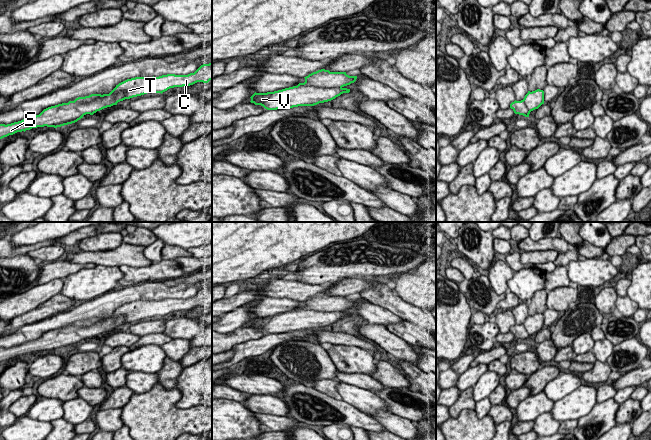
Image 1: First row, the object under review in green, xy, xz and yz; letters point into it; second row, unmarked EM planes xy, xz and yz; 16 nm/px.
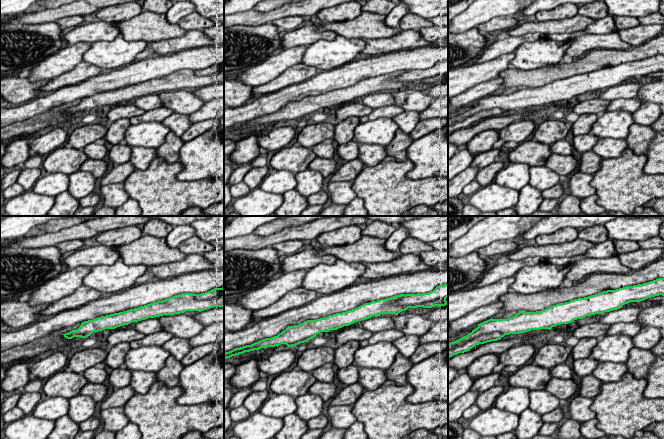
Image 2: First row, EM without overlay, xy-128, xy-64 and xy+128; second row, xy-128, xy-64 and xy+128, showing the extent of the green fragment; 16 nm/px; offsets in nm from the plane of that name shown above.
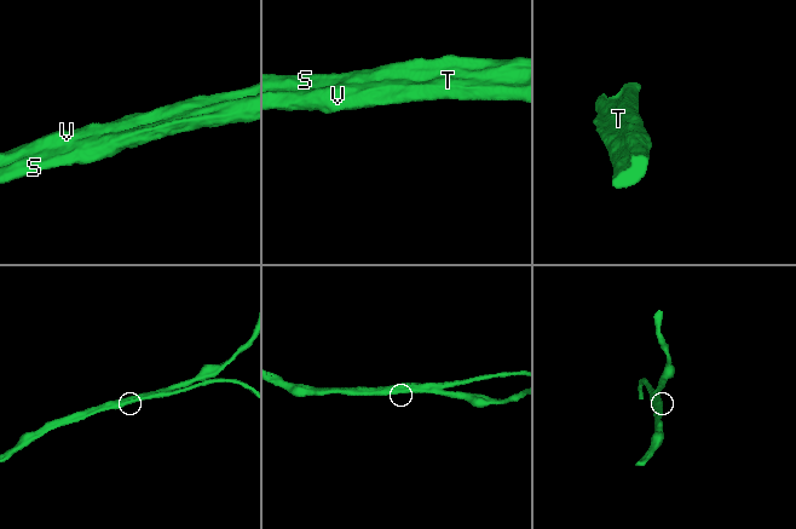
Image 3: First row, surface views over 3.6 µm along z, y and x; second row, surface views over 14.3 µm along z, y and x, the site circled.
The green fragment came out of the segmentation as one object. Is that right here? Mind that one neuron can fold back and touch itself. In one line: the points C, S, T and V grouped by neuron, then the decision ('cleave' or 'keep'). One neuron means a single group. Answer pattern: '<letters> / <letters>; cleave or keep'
C T V / S; cleave

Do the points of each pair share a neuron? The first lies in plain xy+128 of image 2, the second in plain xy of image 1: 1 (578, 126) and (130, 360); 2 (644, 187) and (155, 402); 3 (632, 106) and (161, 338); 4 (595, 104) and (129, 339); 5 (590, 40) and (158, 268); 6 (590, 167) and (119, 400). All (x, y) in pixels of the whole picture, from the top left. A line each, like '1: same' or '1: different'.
1: different
2: same
3: same
4: same
5: same
6: same

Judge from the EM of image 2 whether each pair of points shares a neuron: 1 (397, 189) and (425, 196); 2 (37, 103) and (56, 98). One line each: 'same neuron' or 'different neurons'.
1: same neuron
2: same neuron

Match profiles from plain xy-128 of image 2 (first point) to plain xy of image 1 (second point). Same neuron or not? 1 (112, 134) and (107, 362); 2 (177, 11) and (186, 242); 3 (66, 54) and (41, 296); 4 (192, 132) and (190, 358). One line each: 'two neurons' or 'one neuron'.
1: one neuron
2: two neurons
3: one neuron
4: one neuron

